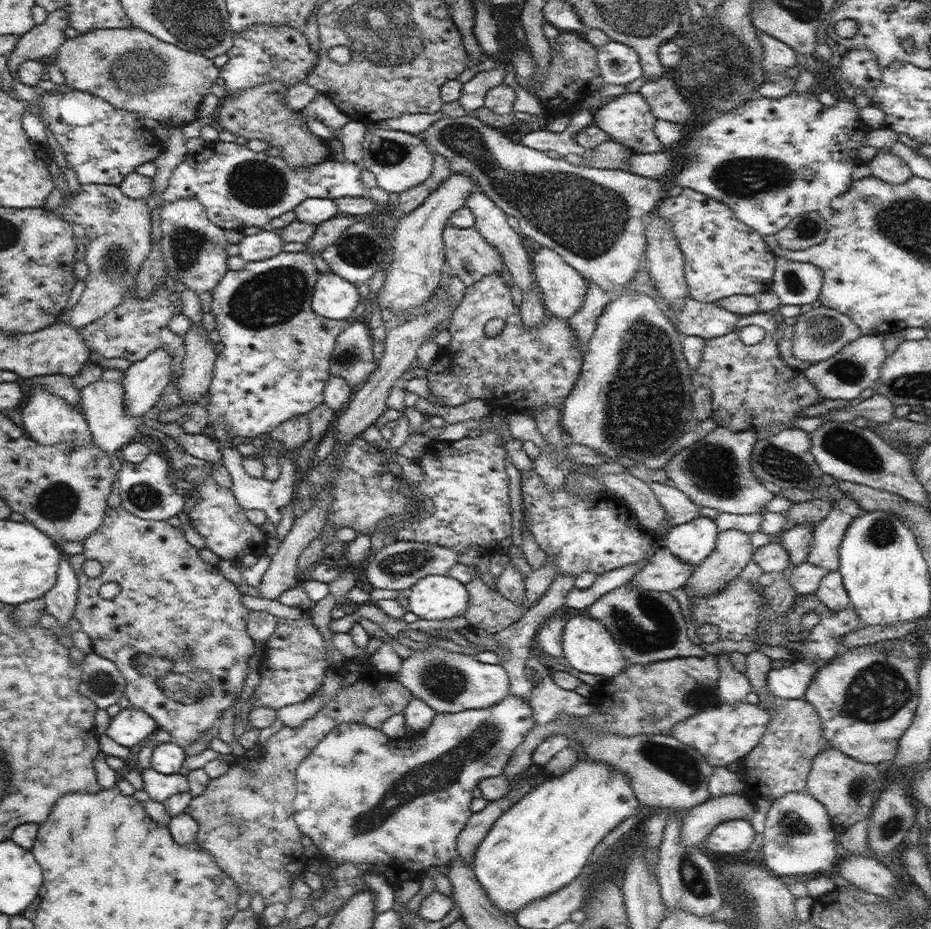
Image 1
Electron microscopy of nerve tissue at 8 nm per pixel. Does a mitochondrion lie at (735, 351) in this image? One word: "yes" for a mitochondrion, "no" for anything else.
no

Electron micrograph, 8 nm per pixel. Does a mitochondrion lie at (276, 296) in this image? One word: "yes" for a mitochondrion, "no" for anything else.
yes

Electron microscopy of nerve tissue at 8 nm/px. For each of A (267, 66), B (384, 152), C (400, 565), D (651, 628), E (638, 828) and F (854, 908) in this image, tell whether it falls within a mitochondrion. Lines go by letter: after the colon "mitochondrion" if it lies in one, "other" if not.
A: other
B: mitochondrion
C: mitochondrion
D: mitochondrion
E: other
F: other

